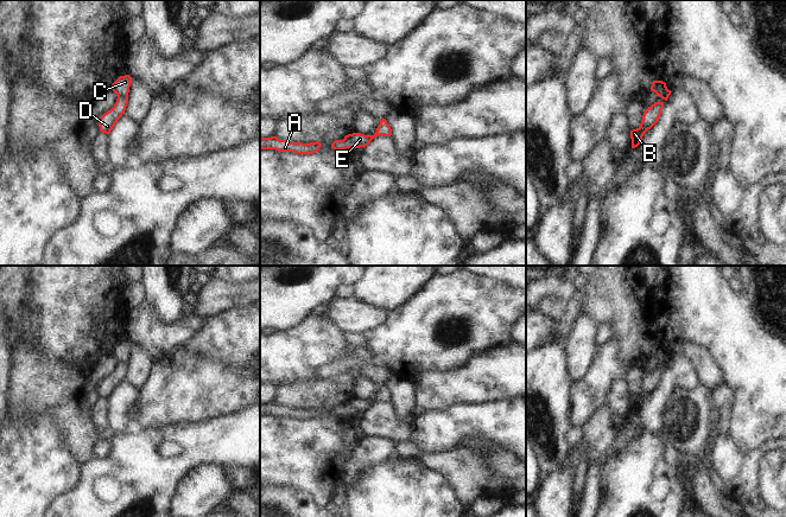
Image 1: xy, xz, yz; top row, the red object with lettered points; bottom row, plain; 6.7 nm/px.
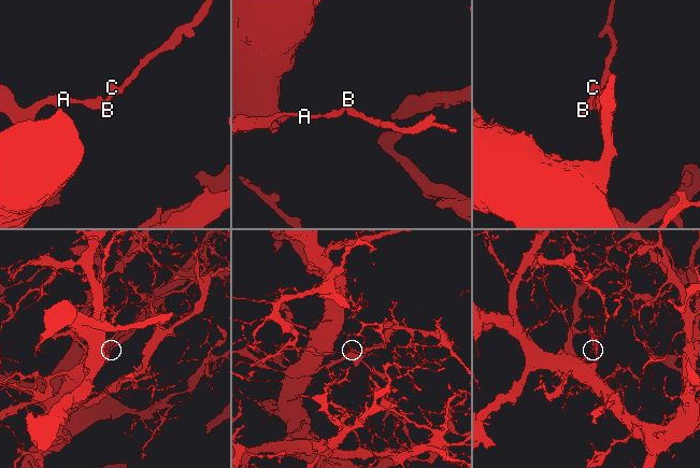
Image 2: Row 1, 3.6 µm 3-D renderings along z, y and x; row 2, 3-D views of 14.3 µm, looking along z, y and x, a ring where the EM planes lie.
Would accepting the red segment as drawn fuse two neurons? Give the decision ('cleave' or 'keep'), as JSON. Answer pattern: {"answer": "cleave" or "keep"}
{"answer": "keep"}

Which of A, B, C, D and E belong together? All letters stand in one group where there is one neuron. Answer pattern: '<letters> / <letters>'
A B C D E

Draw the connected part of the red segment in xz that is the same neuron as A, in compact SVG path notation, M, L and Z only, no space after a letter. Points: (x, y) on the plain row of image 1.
M277 402L260 403L260 415L275 415L278 417L294 417L297 420L312 420L319 416L319 407L303 409L280 406Z

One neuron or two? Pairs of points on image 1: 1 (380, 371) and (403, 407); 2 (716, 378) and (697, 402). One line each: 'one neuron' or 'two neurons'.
1: two neurons
2: two neurons

